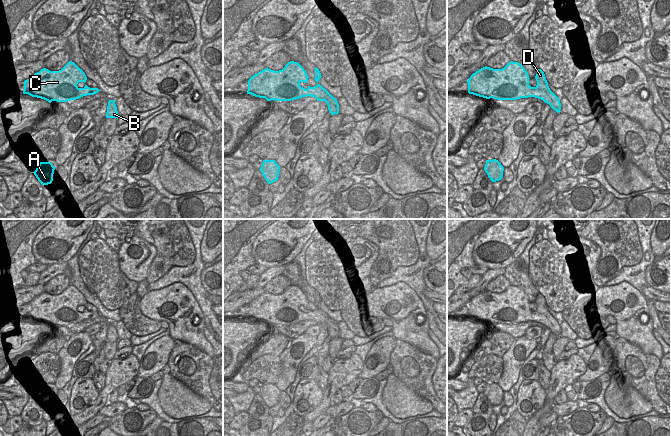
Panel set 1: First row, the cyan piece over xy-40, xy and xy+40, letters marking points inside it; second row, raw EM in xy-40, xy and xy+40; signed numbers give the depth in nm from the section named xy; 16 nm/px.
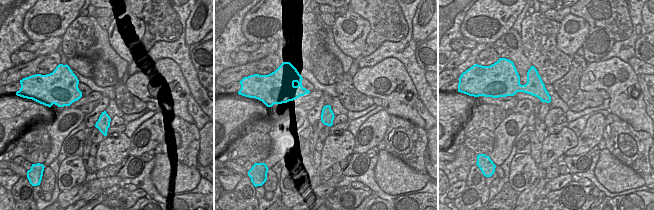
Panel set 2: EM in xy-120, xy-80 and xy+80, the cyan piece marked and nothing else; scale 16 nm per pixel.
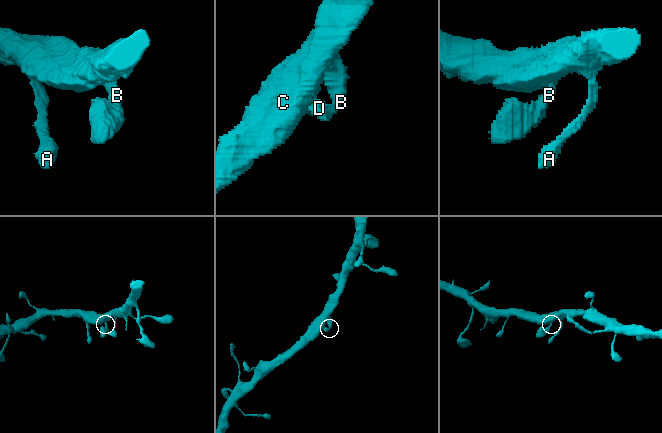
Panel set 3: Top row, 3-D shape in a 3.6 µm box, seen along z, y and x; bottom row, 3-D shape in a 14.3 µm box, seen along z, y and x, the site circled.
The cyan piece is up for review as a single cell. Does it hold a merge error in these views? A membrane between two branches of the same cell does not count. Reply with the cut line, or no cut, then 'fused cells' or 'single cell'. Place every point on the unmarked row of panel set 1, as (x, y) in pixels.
no cut; single cell

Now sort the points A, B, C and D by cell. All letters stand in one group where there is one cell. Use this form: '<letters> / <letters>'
A B C D

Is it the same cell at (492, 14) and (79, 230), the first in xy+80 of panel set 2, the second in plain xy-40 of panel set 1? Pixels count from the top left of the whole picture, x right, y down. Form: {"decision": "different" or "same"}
{"decision": "same"}

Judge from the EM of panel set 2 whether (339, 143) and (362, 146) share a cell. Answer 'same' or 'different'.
different

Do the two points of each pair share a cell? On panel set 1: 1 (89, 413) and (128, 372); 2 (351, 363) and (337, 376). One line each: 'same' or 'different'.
1: same
2: same

